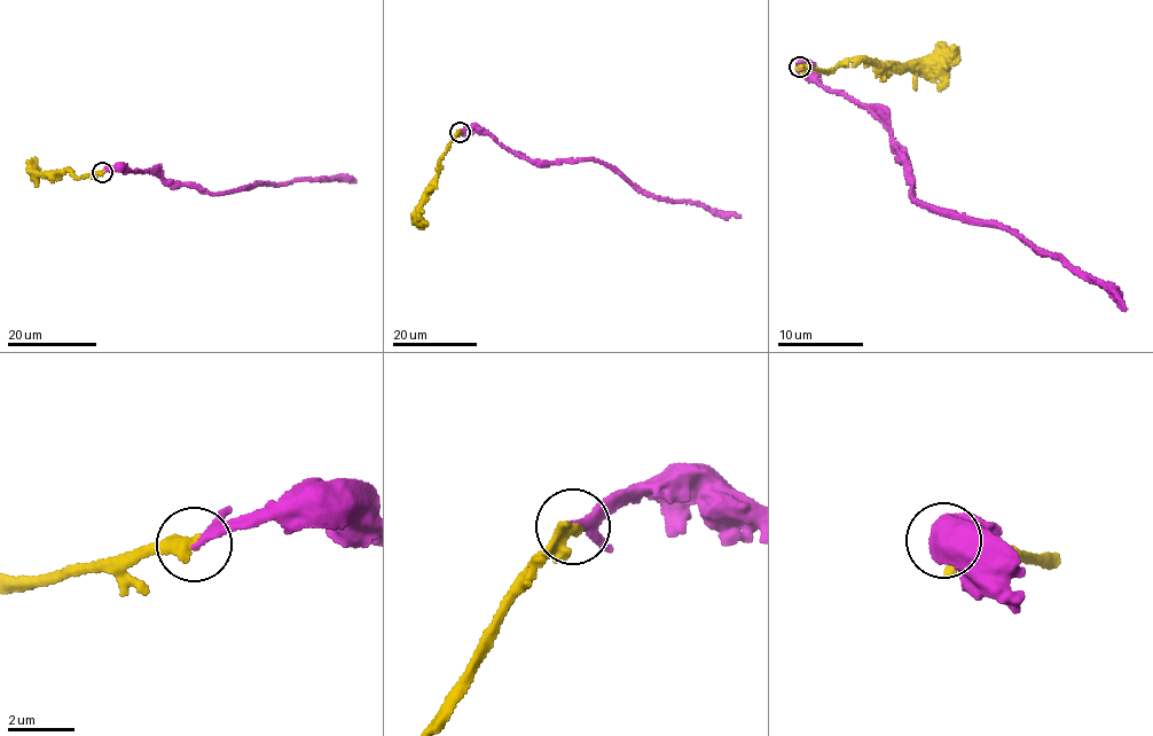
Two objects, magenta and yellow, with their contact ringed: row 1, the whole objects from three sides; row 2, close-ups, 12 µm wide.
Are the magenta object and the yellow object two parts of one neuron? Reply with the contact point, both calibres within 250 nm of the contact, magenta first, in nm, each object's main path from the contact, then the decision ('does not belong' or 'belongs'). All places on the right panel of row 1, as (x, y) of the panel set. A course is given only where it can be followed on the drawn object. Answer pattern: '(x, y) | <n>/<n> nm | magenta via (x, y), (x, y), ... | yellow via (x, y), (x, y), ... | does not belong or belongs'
(800, 67) | 220/440 nm | magenta via (799, 65), (862, 104), (889, 132), (910, 166), (910, 194), (918, 202), (995, 224), (1088, 274), (1124, 311) | yellow via (799, 65), (804, 64), (822, 71), (853, 60), (871, 61), (885, 67), (944, 59), (958, 47) | belongs

